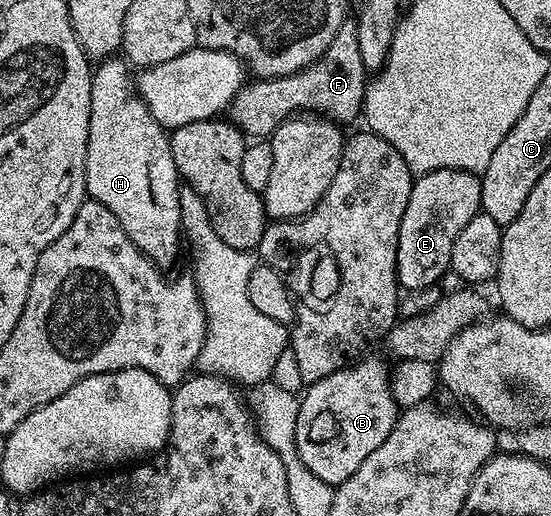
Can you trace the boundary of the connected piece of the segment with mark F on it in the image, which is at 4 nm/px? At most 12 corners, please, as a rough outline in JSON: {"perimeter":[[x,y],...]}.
{"perimeter":[[355,22],[294,75],[245,82],[227,107],[248,137],[301,113],[361,118]]}

